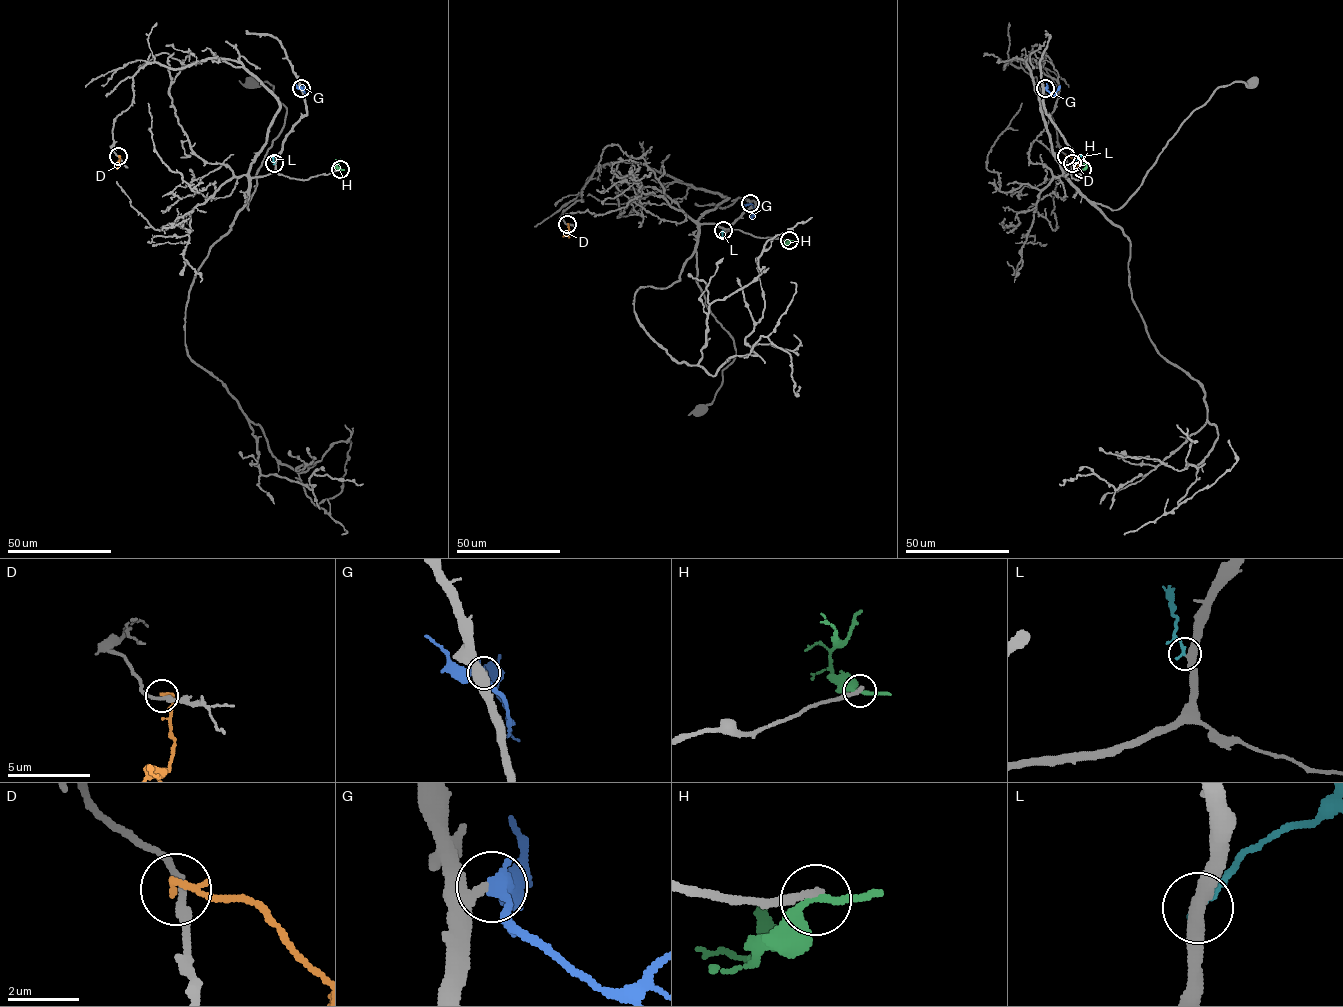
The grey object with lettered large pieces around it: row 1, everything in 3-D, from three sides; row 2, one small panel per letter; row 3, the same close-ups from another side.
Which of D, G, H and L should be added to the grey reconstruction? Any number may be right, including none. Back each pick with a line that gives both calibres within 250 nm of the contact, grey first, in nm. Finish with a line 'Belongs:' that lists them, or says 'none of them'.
G: Thickness 320 nm (grey) against 360 nm
L: Thickness 420 nm (grey) against 200 nm
Belongs: G, L

